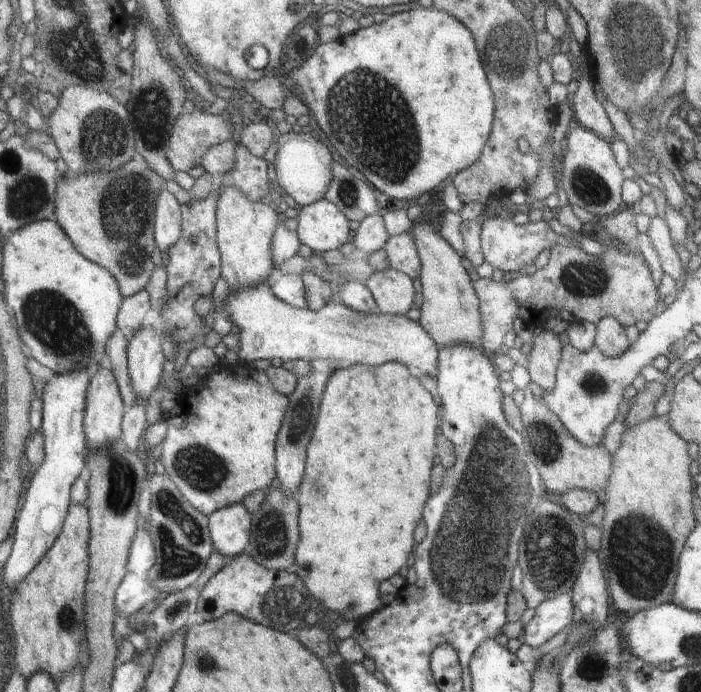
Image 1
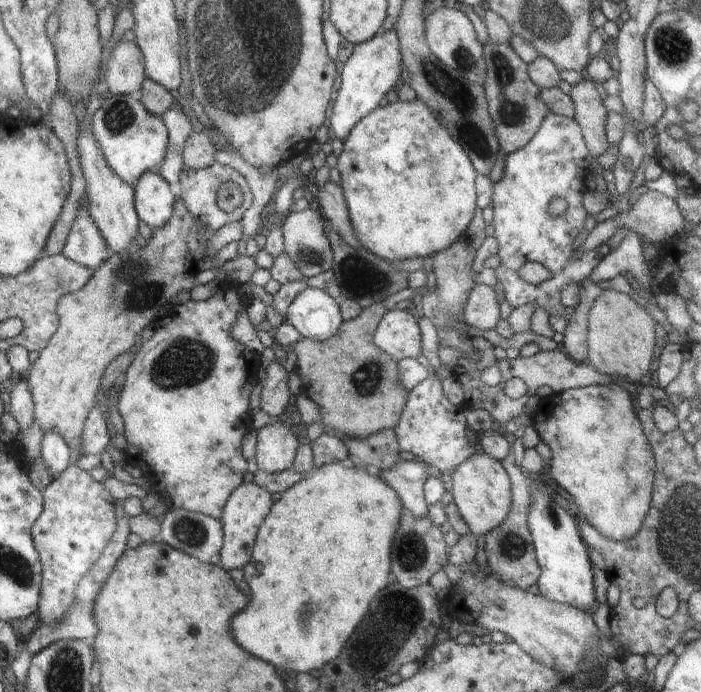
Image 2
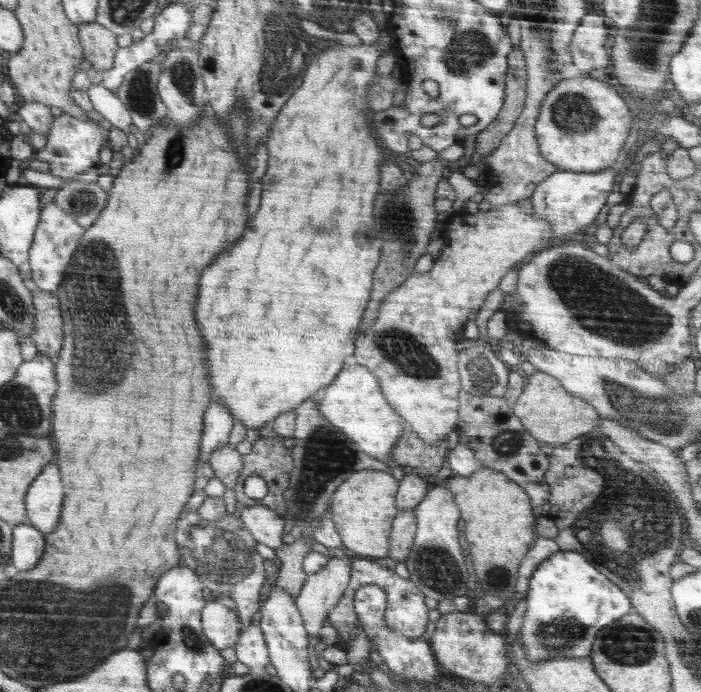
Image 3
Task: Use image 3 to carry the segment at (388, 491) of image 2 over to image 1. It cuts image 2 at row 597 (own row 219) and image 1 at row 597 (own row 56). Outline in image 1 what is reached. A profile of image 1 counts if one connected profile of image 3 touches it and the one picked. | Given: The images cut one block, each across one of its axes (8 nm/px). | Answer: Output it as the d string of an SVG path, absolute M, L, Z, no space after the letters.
M386 361L372 368L368 365L352 365L336 370L329 378L320 403L320 420L316 420L316 436L312 436L312 448L307 448L306 472L295 494L299 502L299 541L296 545L293 571L307 585L314 600L320 600L324 606L340 615L349 613L350 615L344 615L343 618L350 621L357 618L359 622L384 608L384 596L380 594L380 587L391 576L400 576L400 572L404 572L404 568L408 568L414 560L417 547L413 537L414 529L420 520L424 520L424 504L432 496L432 472L436 472L436 460L440 460L438 435L443 432L443 408L440 400L436 400L436 396L432 396L432 392L428 391L428 384L424 384L424 381L424 378L413 374L407 365L394 361Z

